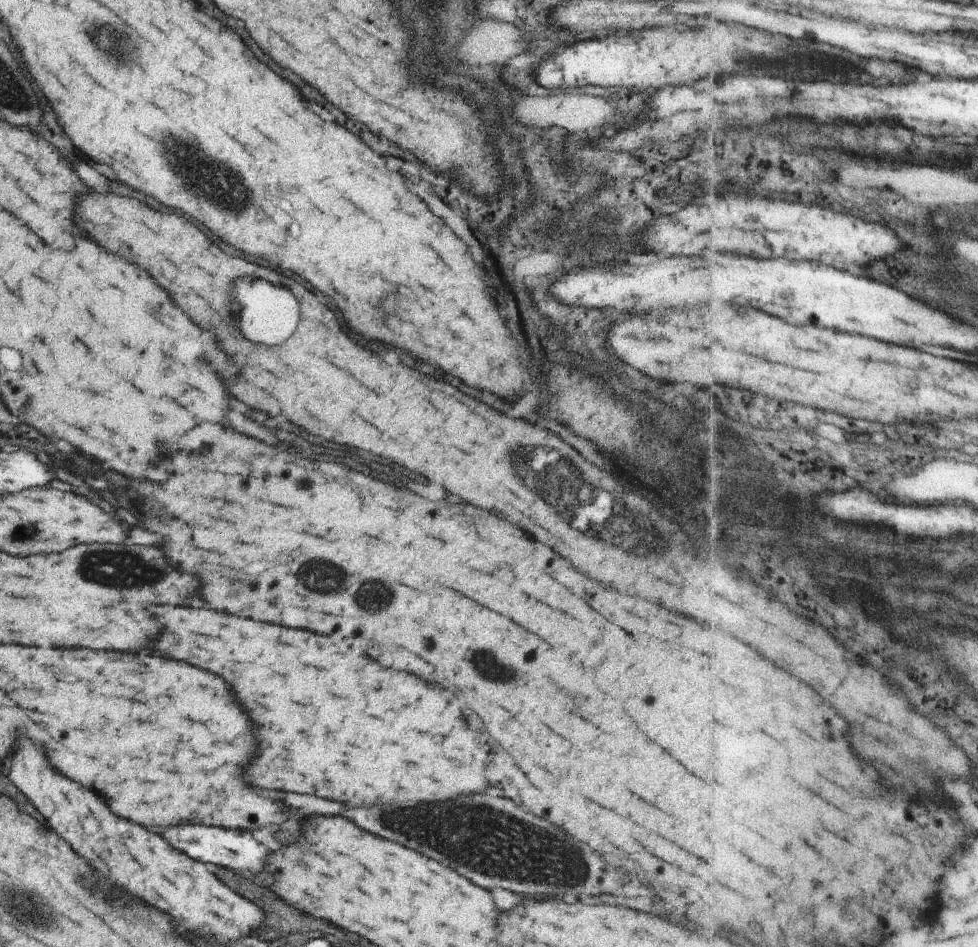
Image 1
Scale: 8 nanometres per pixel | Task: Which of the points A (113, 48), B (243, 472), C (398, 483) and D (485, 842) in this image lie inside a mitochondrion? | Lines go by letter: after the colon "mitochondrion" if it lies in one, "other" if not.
A: mitochondrion
B: mitochondrion
C: other
D: mitochondrion

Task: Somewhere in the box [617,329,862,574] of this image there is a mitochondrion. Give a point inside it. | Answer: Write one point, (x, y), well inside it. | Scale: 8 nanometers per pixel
(671, 545)

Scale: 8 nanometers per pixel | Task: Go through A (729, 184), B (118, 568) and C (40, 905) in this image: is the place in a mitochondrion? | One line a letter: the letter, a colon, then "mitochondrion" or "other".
A: other
B: mitochondrion
C: mitochondrion

